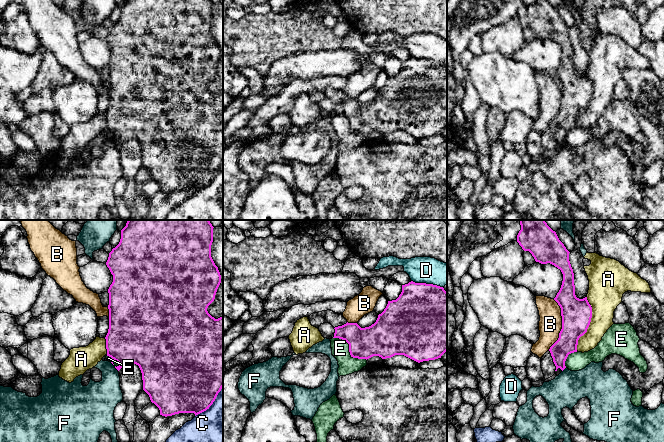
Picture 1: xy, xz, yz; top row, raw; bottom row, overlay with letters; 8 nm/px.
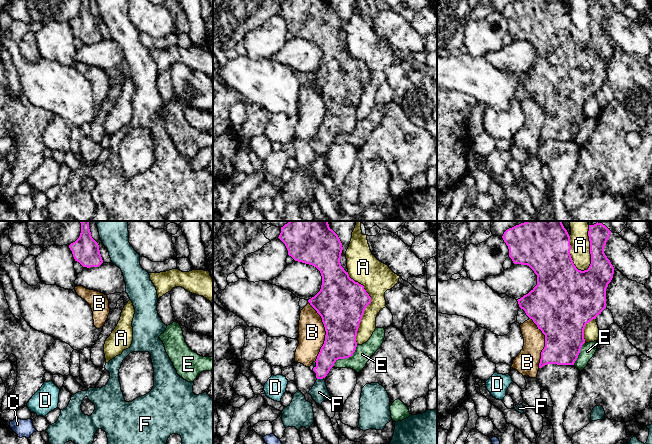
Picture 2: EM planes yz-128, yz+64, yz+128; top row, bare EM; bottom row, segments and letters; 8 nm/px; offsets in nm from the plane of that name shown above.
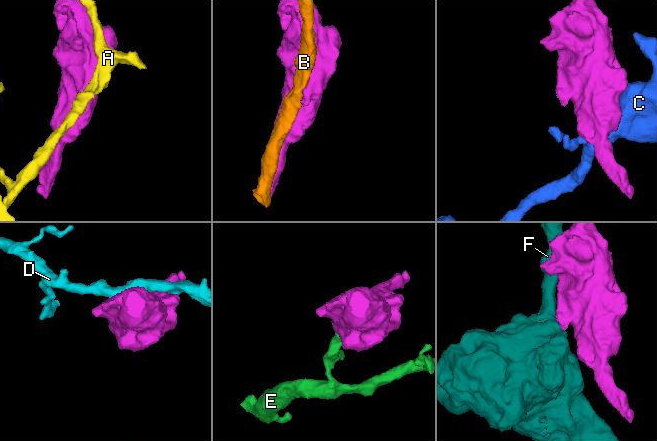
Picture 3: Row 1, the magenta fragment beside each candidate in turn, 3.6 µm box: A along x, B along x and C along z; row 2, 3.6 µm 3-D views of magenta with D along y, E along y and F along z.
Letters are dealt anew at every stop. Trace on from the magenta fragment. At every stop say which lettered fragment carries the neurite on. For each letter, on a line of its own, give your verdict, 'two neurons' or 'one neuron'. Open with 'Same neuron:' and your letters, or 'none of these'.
Same neuron: none of these
A: two neurons
B: two neurons
C: two neurons
D: two neurons
E: two neurons
F: two neurons

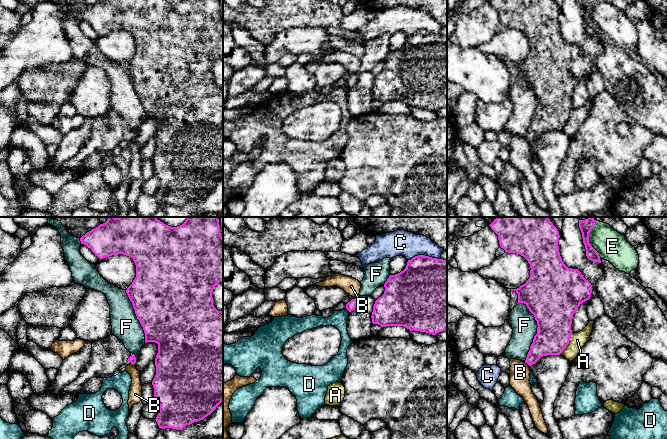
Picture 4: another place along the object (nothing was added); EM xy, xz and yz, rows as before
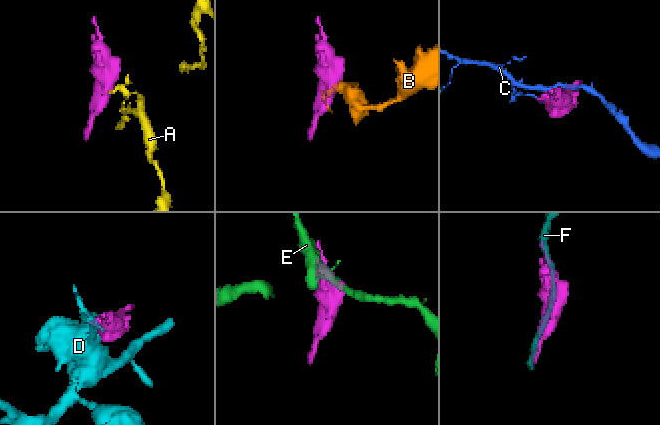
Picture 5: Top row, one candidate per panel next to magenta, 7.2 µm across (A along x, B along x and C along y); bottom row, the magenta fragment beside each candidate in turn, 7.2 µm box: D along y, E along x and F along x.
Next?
Same neuron: none of these
A: two neurons
B: two neurons
C: two neurons
D: two neurons
E: two neurons
F: two neurons

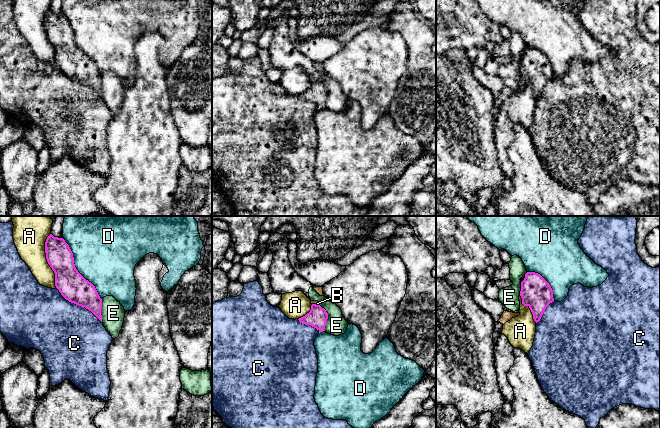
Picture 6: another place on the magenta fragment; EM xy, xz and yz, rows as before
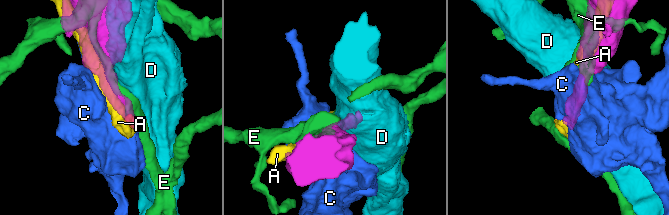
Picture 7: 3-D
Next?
Same neuron: B
A: two neurons
B: one neuron
C: two neurons
D: two neurons
E: two neurons

